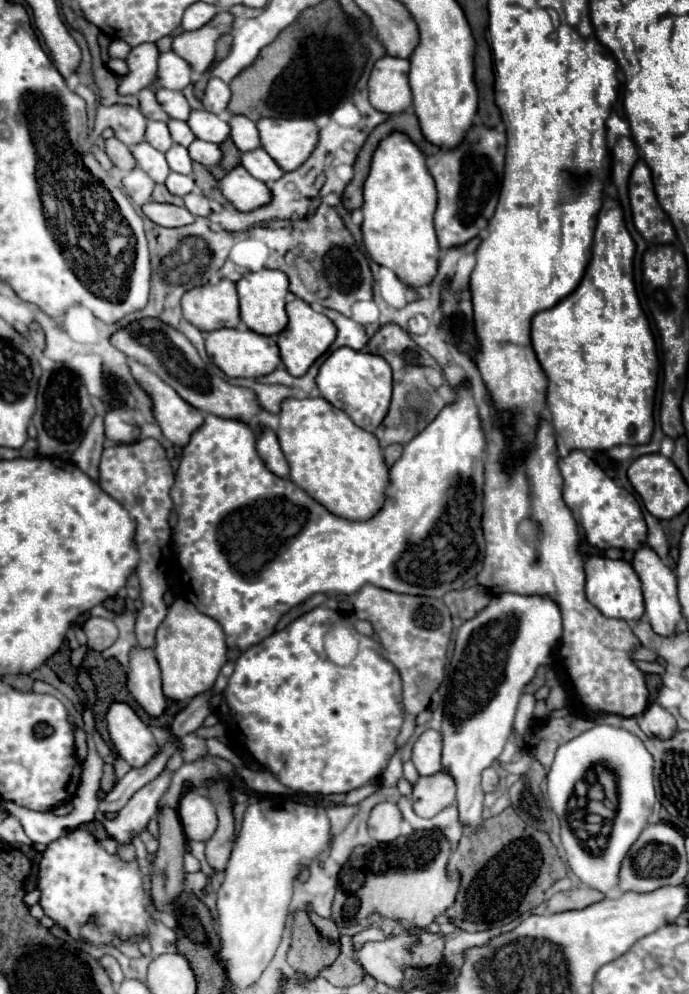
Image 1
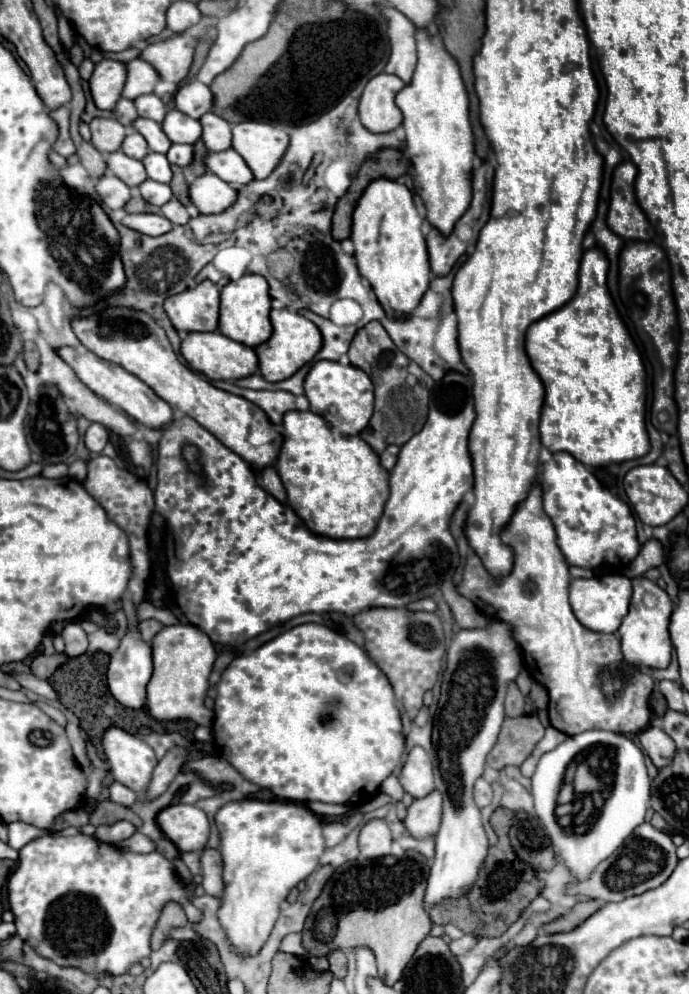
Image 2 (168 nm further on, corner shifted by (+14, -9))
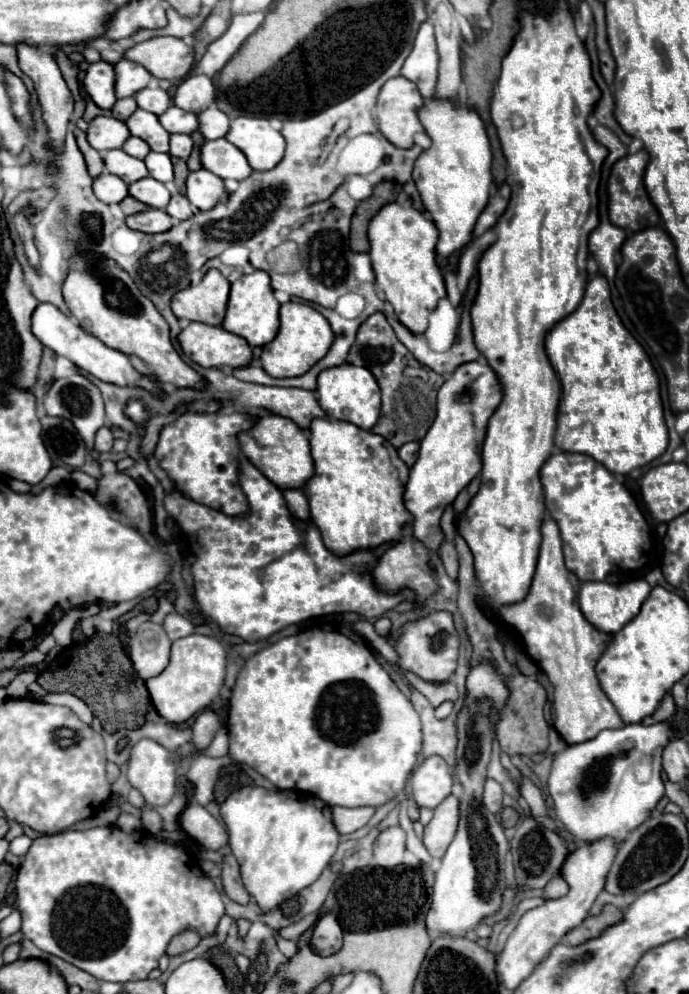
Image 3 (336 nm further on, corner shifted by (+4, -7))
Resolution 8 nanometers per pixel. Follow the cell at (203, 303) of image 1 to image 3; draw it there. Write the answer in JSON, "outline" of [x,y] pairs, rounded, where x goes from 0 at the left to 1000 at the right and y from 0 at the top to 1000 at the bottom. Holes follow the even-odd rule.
{"outline":[[[305,272],[287,288],[273,288],[250,298],[250,314],[273,324],[319,328],[328,316],[331,294],[334,284],[316,272]]]}

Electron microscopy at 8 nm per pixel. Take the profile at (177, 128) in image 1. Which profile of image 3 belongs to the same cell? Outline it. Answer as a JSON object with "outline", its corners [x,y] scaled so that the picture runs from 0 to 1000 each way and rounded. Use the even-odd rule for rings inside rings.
{"outline":[[[197,111],[186,121],[183,121],[189,135],[206,139],[209,143],[215,143],[215,147],[224,153],[244,153],[247,149],[247,135],[238,131],[238,127],[232,125],[229,117],[212,111]]]}

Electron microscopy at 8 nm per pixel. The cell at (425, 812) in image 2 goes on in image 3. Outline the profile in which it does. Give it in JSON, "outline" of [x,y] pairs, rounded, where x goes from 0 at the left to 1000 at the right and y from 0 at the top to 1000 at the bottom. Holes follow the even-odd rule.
{"outline":[[[656,799],[630,813],[627,825],[615,831],[615,851],[627,861],[639,863],[647,857],[662,839],[665,819],[665,803]]]}

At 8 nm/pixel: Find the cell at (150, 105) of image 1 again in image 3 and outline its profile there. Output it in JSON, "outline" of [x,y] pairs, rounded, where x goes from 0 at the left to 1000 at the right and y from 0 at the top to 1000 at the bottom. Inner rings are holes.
{"outline":[[[177,99],[177,101],[171,101],[171,103],[165,105],[163,117],[171,119],[171,121],[177,121],[177,123],[183,123],[183,121],[197,113],[197,109],[200,109],[200,105],[197,105],[194,99]]]}

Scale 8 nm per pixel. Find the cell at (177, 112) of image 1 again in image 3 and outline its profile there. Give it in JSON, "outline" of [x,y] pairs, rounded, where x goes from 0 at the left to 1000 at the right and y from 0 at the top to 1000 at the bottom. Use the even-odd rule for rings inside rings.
{"outline":[[[209,89],[194,99],[206,111],[215,111],[226,117],[238,115],[247,109],[247,97],[235,89]]]}

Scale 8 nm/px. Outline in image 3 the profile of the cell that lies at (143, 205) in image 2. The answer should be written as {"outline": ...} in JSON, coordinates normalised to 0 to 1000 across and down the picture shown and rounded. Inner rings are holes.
{"outline":[[[192,197],[180,199],[180,201],[174,203],[174,209],[180,211],[180,215],[183,215],[183,217],[197,215],[197,213],[209,213],[209,211],[215,211],[215,207],[212,207],[212,205],[206,205],[203,201],[197,201],[197,199],[192,199]]]}

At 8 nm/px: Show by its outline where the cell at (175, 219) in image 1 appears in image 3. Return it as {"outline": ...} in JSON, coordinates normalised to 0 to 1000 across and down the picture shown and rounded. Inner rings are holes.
{"outline":[[[218,209],[212,213],[200,213],[183,219],[183,225],[192,231],[203,231],[203,233],[215,233],[215,235],[226,235],[226,233],[244,233],[255,223],[244,217],[241,211],[226,211]]]}

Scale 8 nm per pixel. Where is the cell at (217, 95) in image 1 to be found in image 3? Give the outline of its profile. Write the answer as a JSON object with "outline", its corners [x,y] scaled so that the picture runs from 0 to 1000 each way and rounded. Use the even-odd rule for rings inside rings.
{"outline":[[[287,74],[270,78],[255,91],[253,105],[258,109],[282,113],[282,115],[296,113],[302,107],[311,105],[311,97],[313,97],[313,89],[308,85],[309,79],[305,79],[308,78],[287,76]]]}

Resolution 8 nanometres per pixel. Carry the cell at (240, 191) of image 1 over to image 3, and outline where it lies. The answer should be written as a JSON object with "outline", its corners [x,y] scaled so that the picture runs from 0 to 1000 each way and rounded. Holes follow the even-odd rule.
{"outline":[[[284,171],[276,173],[270,183],[270,197],[287,211],[308,211],[322,197],[328,197],[325,181],[302,171]]]}

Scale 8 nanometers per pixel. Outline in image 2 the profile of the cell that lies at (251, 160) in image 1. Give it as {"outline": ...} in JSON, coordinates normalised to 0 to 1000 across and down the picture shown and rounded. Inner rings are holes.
{"outline":[[[337,149],[322,151],[322,153],[302,153],[296,157],[296,165],[299,165],[302,173],[313,175],[316,179],[337,185],[340,189],[348,189],[348,187],[360,185],[363,181],[369,181],[366,173],[357,167],[357,163],[351,161],[351,157]]]}

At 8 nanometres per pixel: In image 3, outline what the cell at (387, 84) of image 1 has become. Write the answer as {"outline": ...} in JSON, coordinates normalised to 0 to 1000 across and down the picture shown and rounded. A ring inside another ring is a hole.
{"outline":[[[586,76],[566,78],[546,103],[546,121],[552,133],[578,149],[595,149],[601,135],[612,133],[604,109],[612,105],[612,97],[595,80]]]}

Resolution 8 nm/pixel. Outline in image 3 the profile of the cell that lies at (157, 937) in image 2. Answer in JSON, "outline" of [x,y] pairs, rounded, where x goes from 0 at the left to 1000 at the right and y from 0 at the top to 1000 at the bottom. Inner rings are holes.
{"outline":[[[264,936],[261,940],[255,940],[247,950],[244,950],[244,962],[270,958],[276,954],[282,954],[290,948],[290,940],[284,936]]]}

